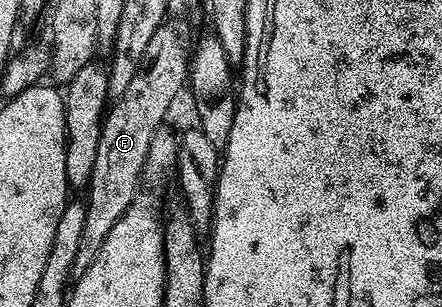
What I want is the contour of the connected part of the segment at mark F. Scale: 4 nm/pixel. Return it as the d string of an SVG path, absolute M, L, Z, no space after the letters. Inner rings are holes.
M164 22L152 34L148 41L148 46L144 49L144 58L140 58L140 67L136 70L136 75L132 77L132 82L128 85L128 90L120 94L109 105L108 111L102 122L100 130L100 146L96 150L96 163L92 165L92 178L84 192L86 205L86 218L84 220L84 230L80 234L80 250L76 250L76 262L72 272L75 277L84 274L88 266L100 254L100 246L104 246L104 238L108 238L108 233L120 218L139 199L138 183L146 172L146 160L150 156L152 138L163 127L162 119L170 112L170 107L174 104L174 99L178 96L178 91L185 89L188 84L188 44L182 37L182 32L178 28L173 28L170 22Z

